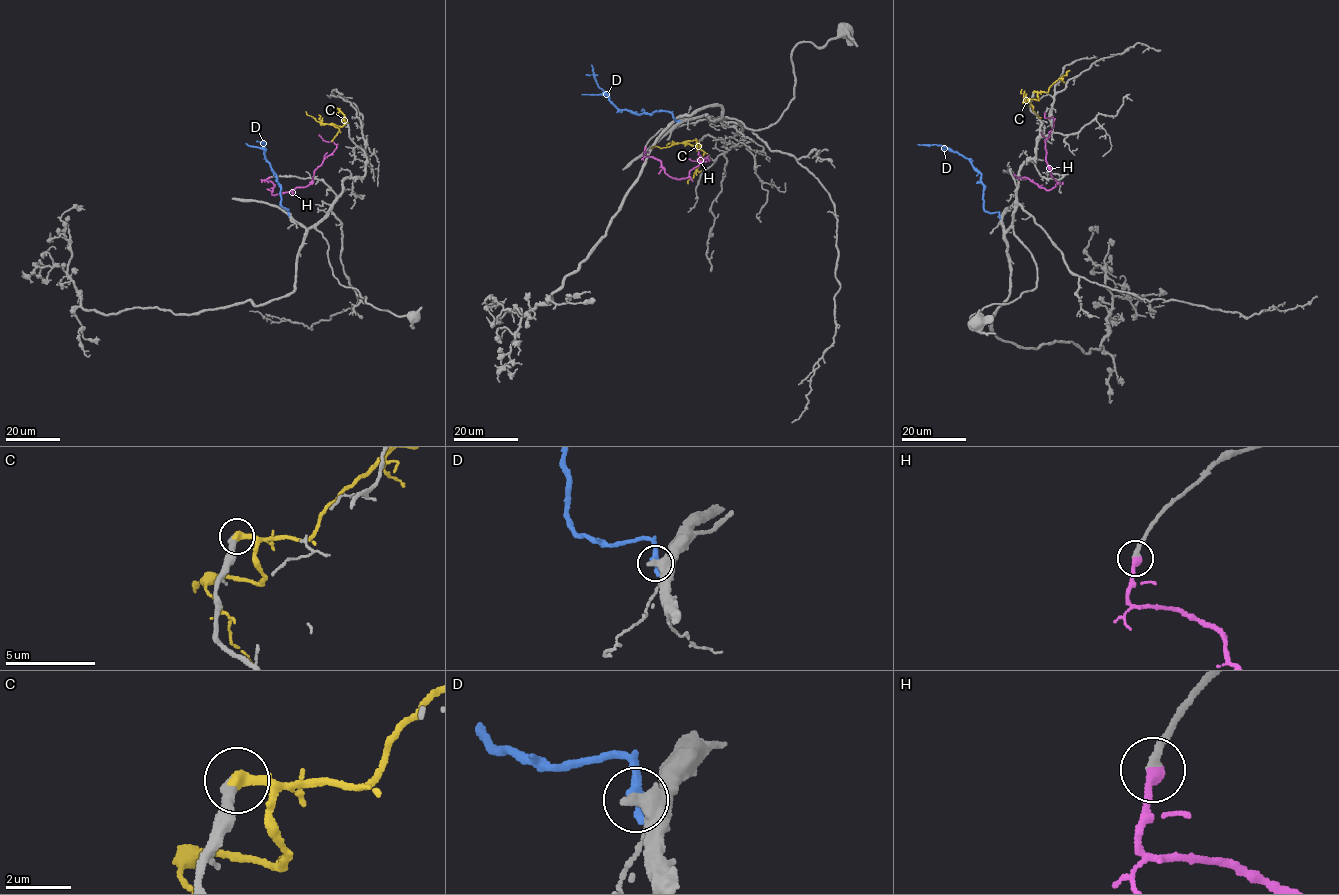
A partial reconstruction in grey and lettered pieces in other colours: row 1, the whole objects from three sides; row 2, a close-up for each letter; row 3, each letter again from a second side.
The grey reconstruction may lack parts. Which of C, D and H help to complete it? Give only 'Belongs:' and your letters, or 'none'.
Belongs: C, H

